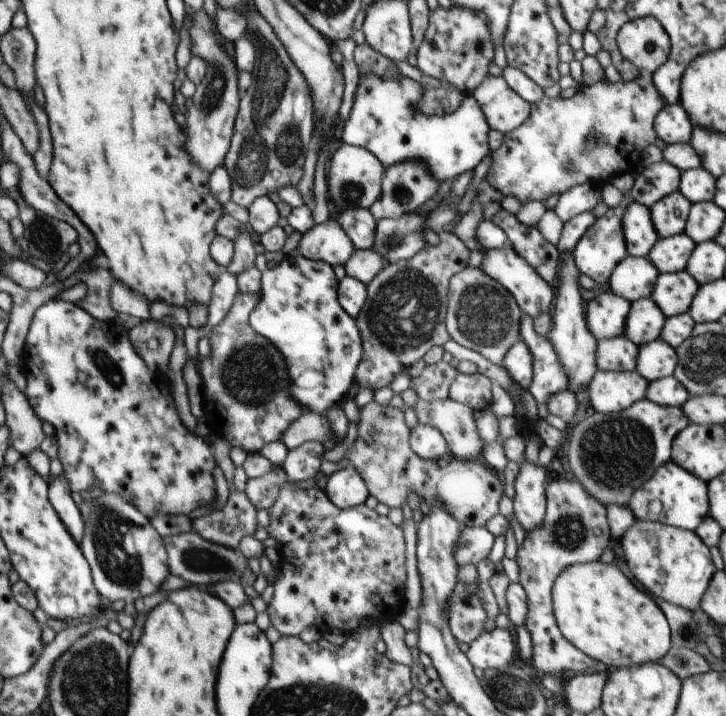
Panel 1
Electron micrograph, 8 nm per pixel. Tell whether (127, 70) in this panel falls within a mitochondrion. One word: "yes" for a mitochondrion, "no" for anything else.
no

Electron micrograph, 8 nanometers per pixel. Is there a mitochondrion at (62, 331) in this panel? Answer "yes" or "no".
no

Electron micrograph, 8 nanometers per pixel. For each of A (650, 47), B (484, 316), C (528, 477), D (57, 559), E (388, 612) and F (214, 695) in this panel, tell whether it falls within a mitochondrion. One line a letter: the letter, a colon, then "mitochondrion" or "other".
A: other
B: mitochondrion
C: other
D: other
E: other
F: other

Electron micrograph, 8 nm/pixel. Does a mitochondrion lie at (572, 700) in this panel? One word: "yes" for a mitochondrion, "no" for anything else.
no

